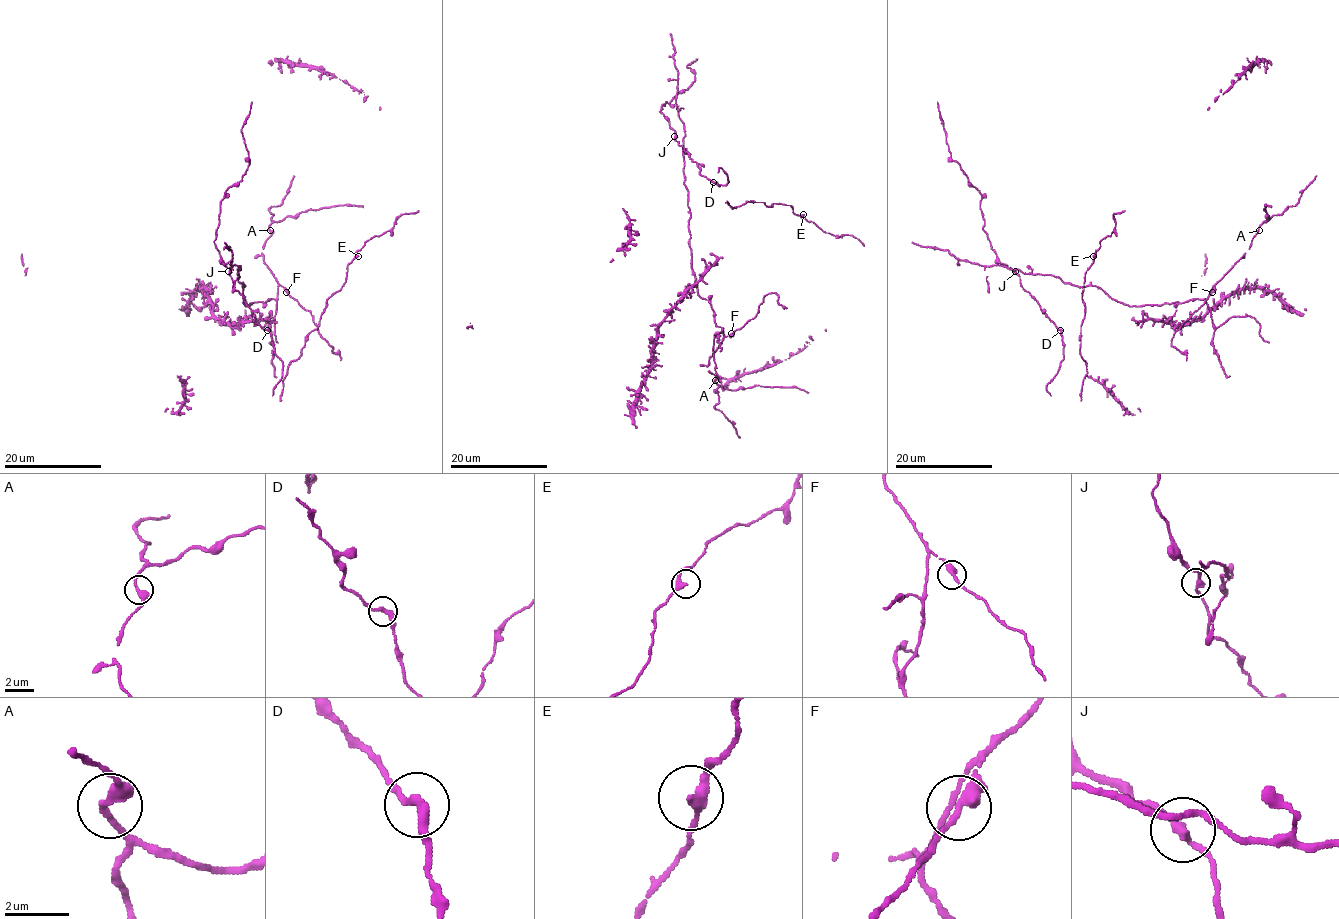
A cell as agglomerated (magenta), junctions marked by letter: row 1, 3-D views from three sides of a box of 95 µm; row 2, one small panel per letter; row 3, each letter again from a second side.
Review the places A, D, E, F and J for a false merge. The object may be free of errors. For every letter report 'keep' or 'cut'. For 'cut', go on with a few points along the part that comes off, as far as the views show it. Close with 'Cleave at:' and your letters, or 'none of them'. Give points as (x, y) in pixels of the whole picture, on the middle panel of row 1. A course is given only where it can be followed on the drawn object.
A: keep
D: keep
E: keep
F: cut | (731, 333), (754, 317), (768, 294), (774, 293), (779, 297), (778, 302), (786, 307)
J: keep
Cleave at: F

